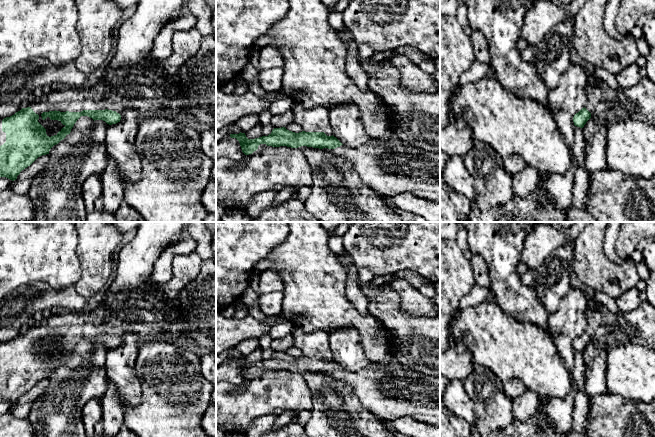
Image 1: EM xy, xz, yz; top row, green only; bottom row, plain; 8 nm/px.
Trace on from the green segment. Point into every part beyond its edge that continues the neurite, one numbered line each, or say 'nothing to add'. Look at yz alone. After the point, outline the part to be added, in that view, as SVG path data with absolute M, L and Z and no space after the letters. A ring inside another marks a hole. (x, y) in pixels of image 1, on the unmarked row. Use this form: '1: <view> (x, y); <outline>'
1: yz (597, 315); M596 299L588 300L586 306L586 325L584 331L593 337L596 330L603 325L615 325L617 316L608 311Z

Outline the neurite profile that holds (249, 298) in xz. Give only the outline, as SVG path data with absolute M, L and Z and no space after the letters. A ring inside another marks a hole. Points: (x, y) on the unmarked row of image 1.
M248 287L245 290L245 292L242 294L242 296L240 297L241 303L244 304L248 308L259 307L258 299L259 298L258 298L256 292L253 289L251 289L250 287Z

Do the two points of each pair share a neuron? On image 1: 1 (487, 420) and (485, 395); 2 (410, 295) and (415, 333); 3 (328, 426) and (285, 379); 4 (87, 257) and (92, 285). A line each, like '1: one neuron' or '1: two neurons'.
1: one neuron
2: two neurons
3: two neurons
4: one neuron

